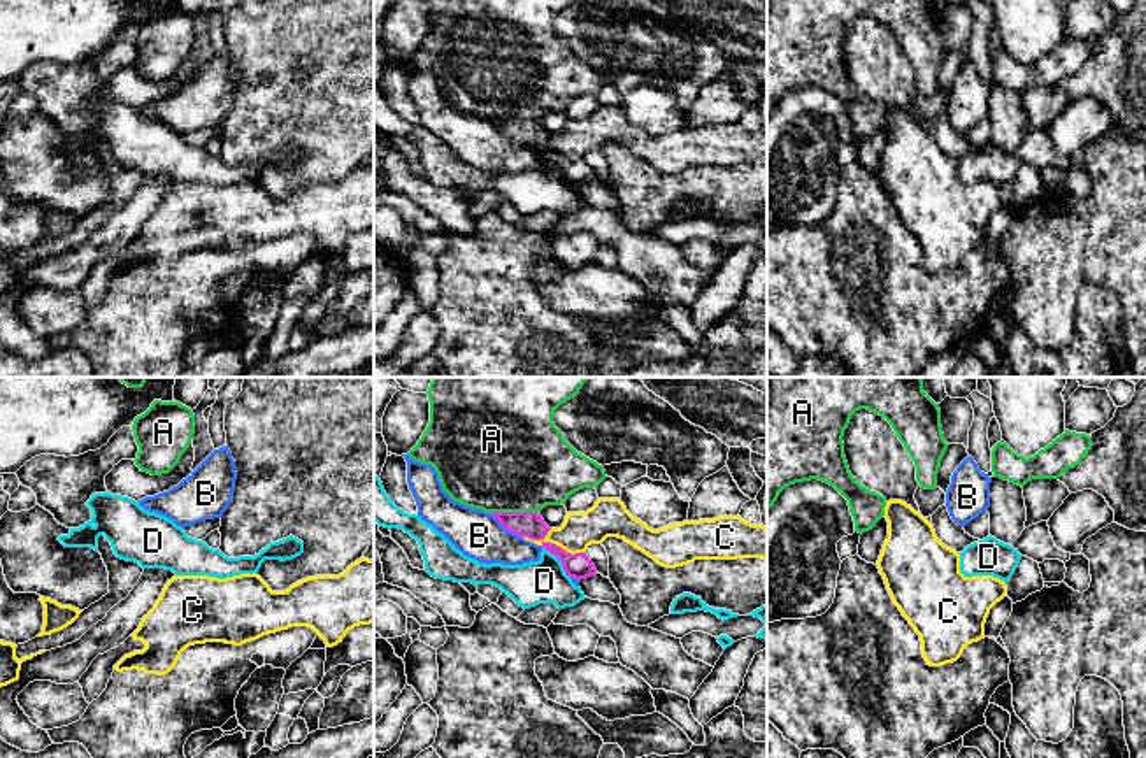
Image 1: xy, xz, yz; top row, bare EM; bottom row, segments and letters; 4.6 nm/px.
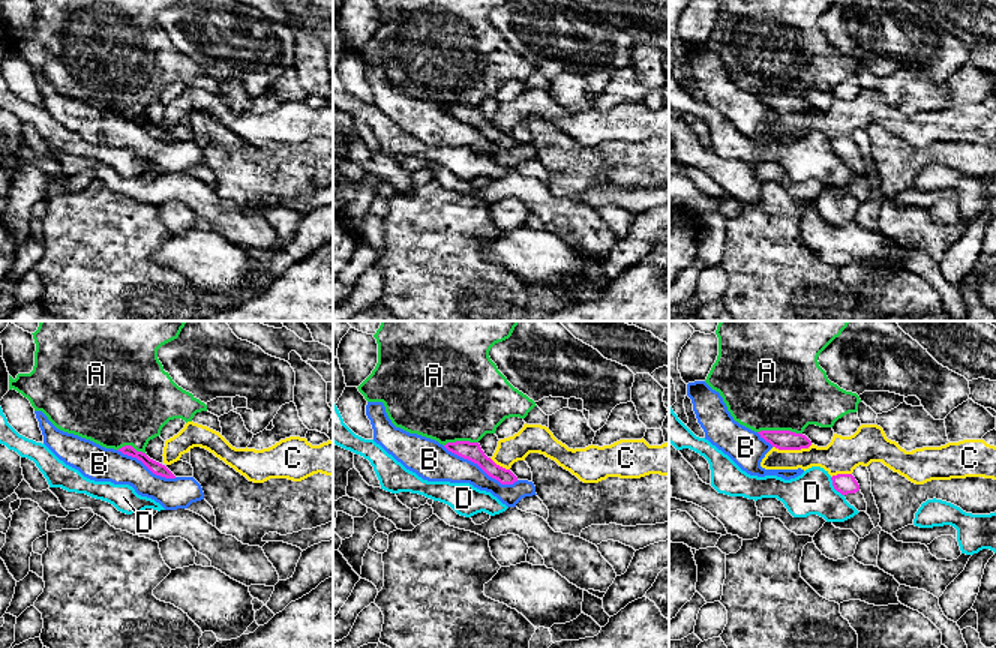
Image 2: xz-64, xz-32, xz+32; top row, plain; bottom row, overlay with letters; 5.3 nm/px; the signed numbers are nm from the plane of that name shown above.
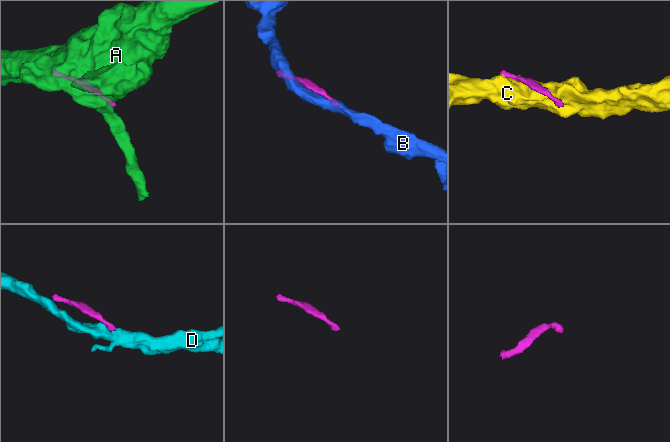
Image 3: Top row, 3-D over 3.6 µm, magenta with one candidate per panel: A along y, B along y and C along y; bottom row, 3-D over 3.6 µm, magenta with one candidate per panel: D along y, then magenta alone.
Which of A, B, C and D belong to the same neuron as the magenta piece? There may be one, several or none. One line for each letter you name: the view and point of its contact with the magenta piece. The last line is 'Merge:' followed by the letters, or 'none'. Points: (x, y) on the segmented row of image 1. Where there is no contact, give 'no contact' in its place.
Merge: none

